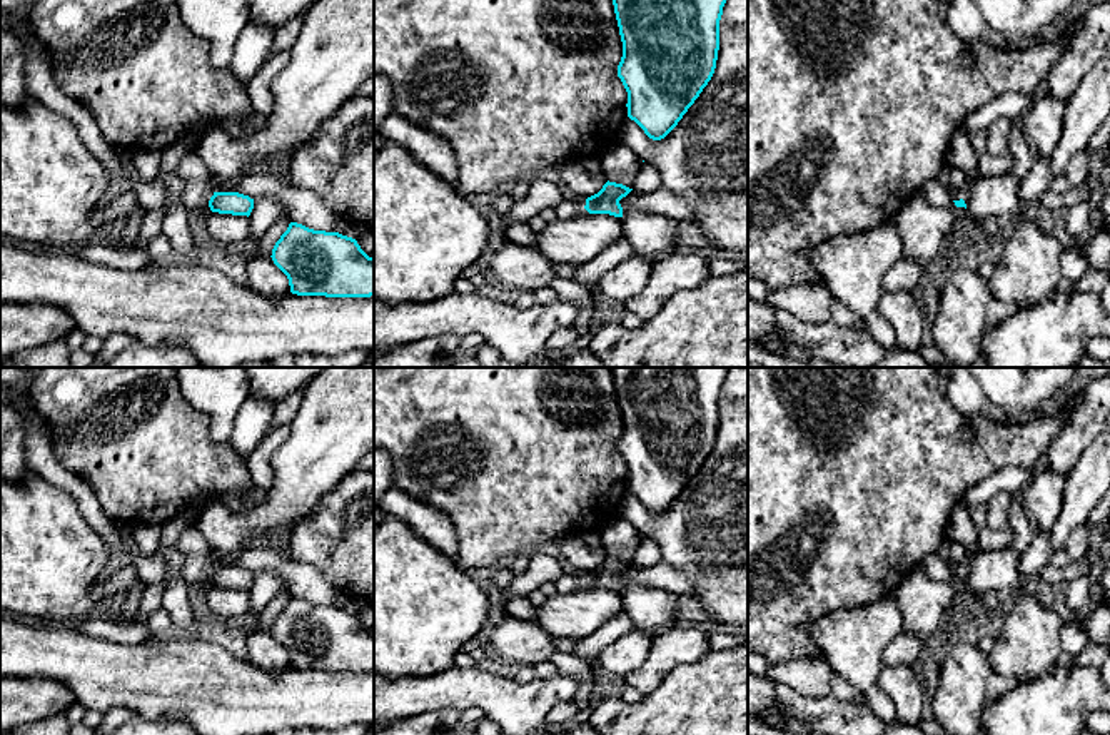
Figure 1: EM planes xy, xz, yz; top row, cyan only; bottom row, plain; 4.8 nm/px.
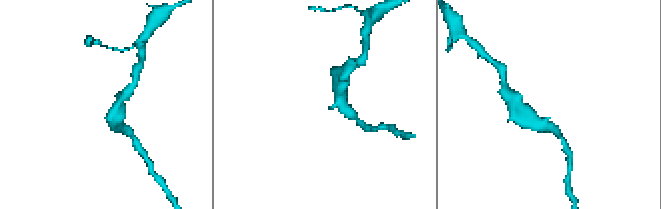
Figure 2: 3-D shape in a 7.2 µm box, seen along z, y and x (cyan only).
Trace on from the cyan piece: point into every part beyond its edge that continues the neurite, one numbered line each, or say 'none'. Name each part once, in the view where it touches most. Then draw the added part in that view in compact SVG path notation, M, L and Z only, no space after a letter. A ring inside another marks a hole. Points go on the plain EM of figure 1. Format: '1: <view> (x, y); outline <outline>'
1: xz (570, 585); outline M581 573L579 576L566 576L563 581L556 581L559 585L559 593L571 595L581 590L589 588L586 583L586 573Z

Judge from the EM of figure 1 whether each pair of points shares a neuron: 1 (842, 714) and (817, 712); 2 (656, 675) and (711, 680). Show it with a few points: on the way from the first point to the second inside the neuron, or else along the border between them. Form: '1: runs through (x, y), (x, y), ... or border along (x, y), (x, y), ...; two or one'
1: runs through (835, 714), (823, 714); one
2: border along (701, 657), (680, 664), (643, 695); two

